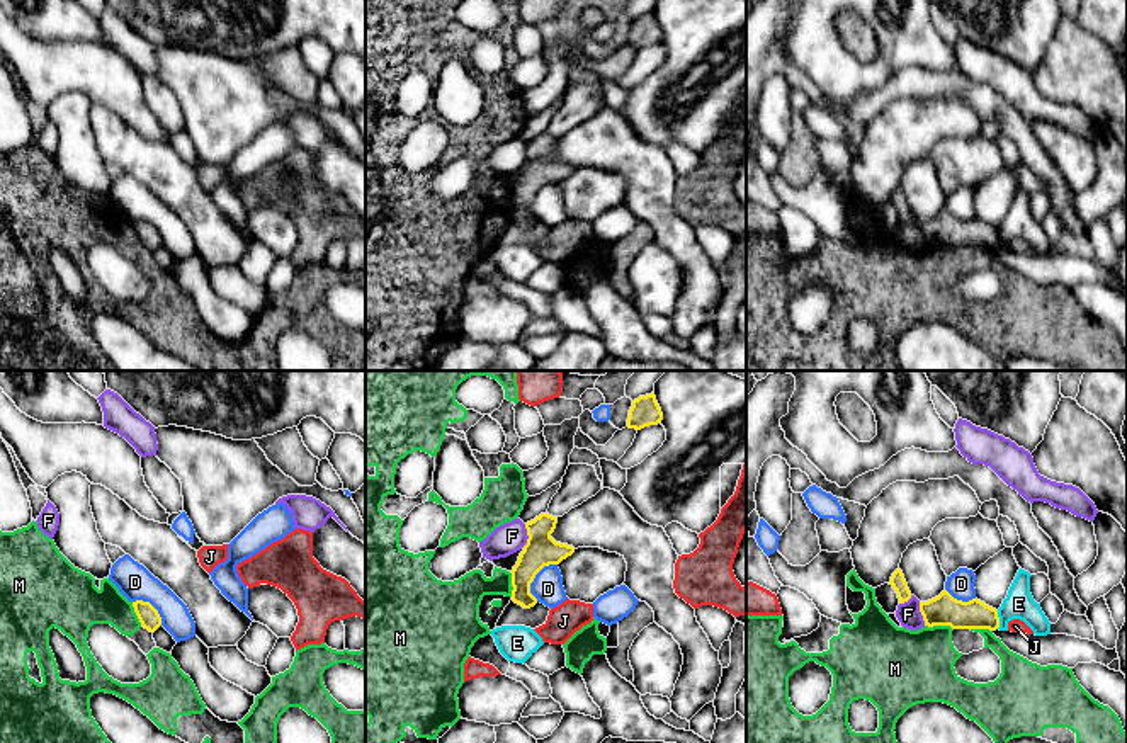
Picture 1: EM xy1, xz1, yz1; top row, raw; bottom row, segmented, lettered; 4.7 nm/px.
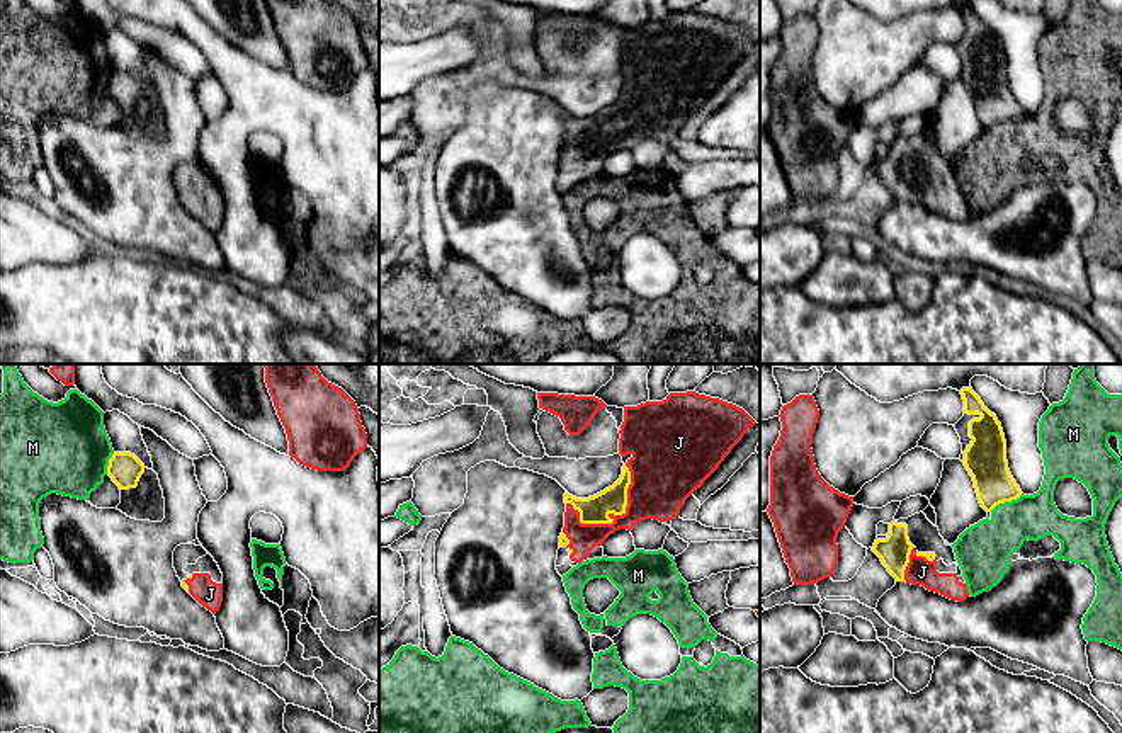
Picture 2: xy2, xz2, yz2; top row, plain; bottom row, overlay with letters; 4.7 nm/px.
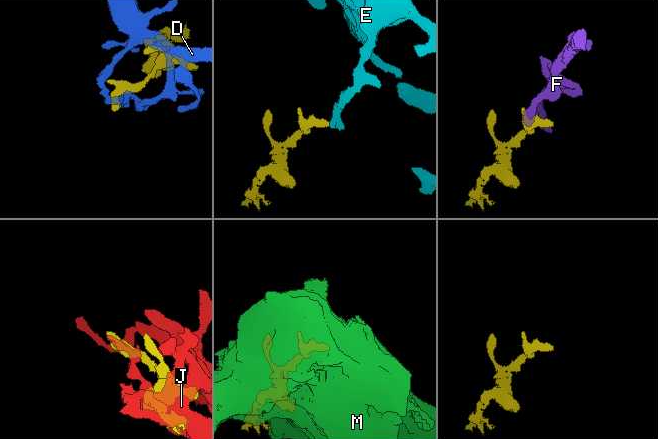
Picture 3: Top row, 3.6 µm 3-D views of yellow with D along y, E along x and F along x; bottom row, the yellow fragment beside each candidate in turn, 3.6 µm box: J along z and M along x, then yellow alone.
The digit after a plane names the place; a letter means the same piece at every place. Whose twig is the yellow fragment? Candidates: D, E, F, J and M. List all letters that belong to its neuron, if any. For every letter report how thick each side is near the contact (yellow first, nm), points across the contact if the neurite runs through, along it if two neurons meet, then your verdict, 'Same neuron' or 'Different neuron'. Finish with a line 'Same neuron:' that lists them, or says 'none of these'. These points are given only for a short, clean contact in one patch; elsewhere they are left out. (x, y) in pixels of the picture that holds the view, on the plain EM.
D: Thickness 160 nm (yellow) against 150 nm. Boundary: xz1 (556, 182), (546, 184), (531, 203), (531, 213), (536, 220). Different neuron
E: Thickness 140 nm (yellow) against 140 nm. Boundary: yz1 (996, 230), (998, 247). Different neuron
F: Thickness 160 nm (yellow) against 140 nm. Boundary: xz1 (526, 143), (527, 160), (522, 165). Different neuron
J: Thickness 130 nm (yellow) against 320 nm. Same neuron
M: Thickness 200 nm (yellow) against 240 nm. Different neuron
Same neuron: J

